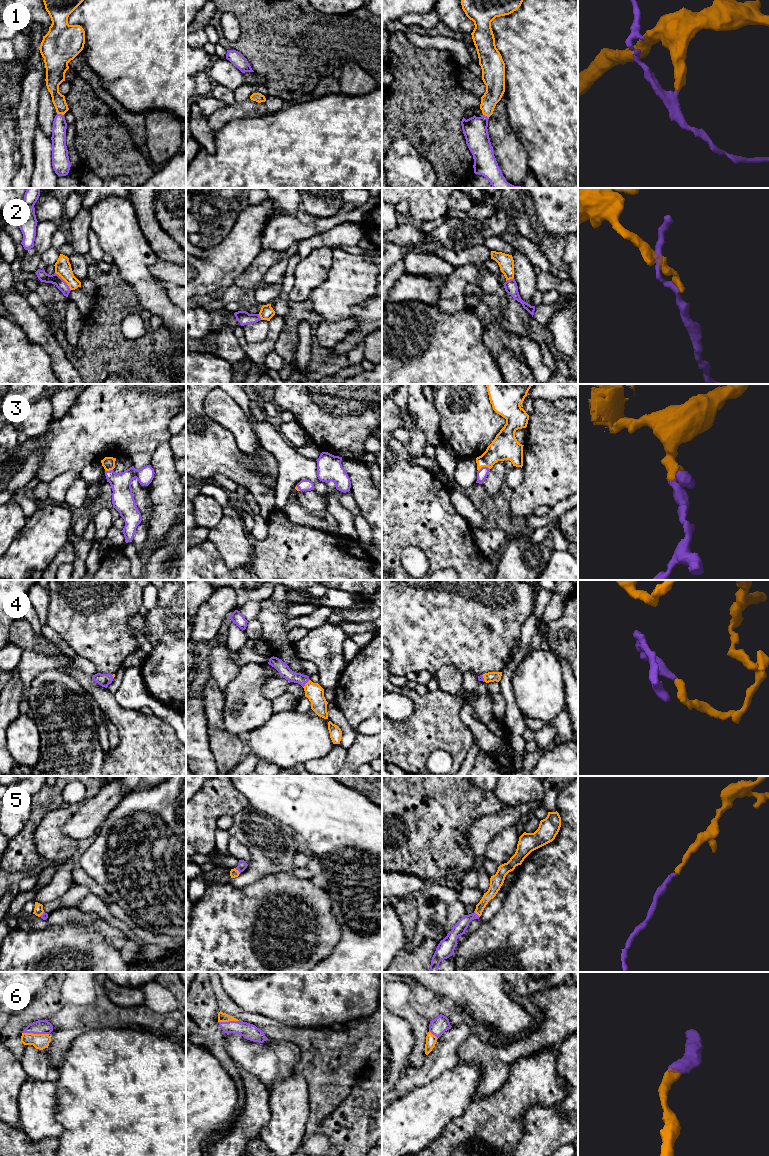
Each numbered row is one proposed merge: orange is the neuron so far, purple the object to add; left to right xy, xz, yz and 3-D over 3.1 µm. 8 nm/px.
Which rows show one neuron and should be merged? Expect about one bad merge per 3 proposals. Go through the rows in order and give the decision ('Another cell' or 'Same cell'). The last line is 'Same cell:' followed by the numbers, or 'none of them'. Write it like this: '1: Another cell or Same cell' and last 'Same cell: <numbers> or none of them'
1: Same cell
2: Another cell
3: Same cell
4: Same cell
5: Same cell
6: Same cell
Same cell: 1, 3, 4, 5, 6

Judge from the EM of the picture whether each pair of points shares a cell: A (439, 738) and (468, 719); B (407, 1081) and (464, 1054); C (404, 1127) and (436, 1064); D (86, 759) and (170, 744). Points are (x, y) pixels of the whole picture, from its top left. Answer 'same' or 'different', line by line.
A: different
B: different
C: different
D: different

